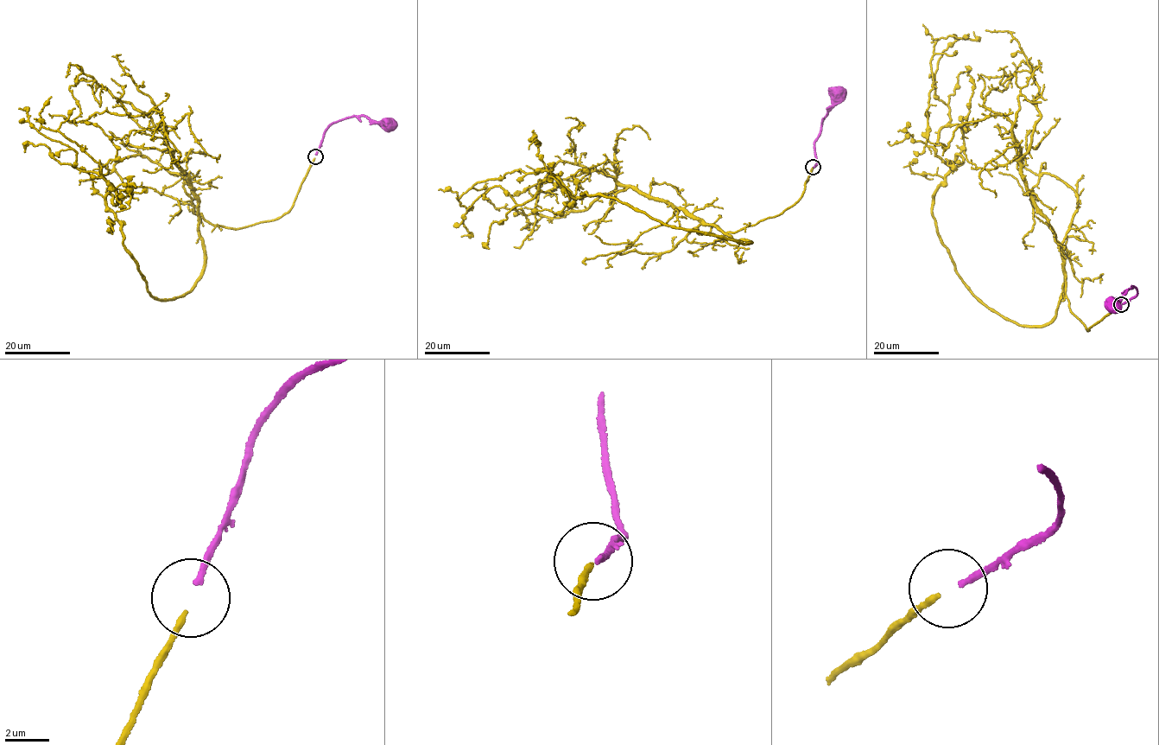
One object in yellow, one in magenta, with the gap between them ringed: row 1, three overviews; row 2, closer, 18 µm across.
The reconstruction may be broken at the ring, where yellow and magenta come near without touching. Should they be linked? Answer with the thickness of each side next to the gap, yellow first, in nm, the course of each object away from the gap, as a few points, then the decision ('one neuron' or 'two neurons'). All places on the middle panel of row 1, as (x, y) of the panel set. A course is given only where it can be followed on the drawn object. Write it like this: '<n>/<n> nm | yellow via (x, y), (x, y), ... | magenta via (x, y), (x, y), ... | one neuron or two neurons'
260/280 nm | yellow via (813, 168), (728, 234), (750, 244), (565, 203), (553, 175), (521, 204), (487, 190), (461, 236) | magenta via (813, 167), (817, 163), (814, 143), (827, 111), (838, 100), (839, 92) | one neuron

